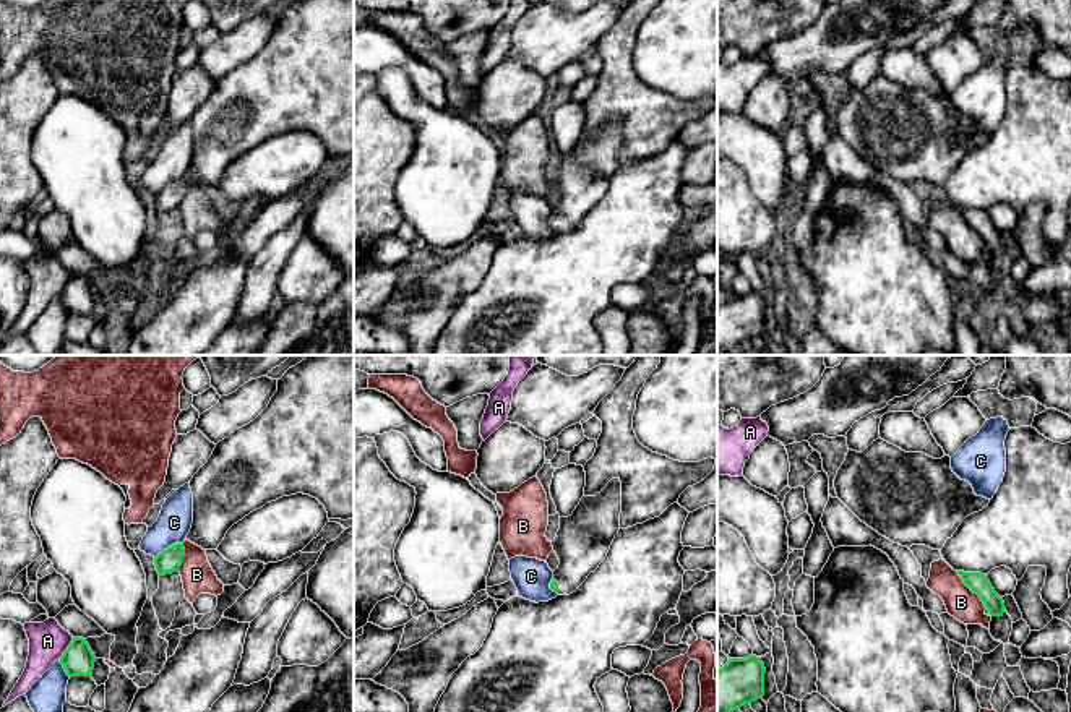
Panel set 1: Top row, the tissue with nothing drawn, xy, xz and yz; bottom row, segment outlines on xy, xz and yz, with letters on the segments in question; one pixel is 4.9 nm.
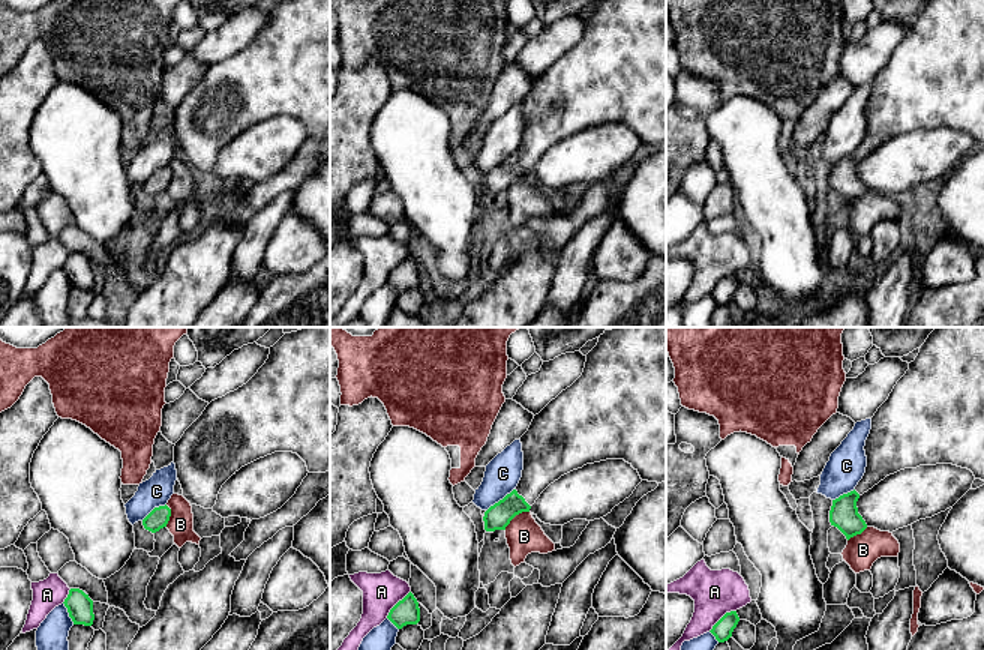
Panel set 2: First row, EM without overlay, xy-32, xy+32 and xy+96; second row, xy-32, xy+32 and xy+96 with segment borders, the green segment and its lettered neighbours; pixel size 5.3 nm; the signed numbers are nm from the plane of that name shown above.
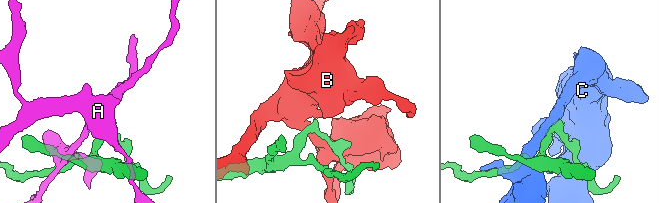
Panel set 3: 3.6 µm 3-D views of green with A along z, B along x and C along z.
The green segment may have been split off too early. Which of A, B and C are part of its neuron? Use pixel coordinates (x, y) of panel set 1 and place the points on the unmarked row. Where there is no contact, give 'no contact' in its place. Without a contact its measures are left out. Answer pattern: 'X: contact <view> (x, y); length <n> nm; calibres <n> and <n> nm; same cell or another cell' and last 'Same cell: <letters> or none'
A: contact xy (67, 286); length 130 nm; calibres 160 and 190 nm; another cell
B: contact yz (972, 227); length 240 nm; calibres 100 and 160 nm; another cell
C: contact xy (169, 184); length 170 nm; calibres 120 and 170 nm; another cell
Same cell: none

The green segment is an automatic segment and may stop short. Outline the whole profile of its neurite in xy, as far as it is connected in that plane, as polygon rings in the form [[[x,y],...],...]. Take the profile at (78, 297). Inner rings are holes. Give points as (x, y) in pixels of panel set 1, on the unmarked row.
[[[73,274],[68,285],[60,294],[60,300],[63,302],[67,311],[73,313],[91,313],[94,307],[96,294],[83,274]]]

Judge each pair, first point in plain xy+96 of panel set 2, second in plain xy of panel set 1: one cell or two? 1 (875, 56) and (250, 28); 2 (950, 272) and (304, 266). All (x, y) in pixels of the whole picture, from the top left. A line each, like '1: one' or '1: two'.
1: one
2: one

